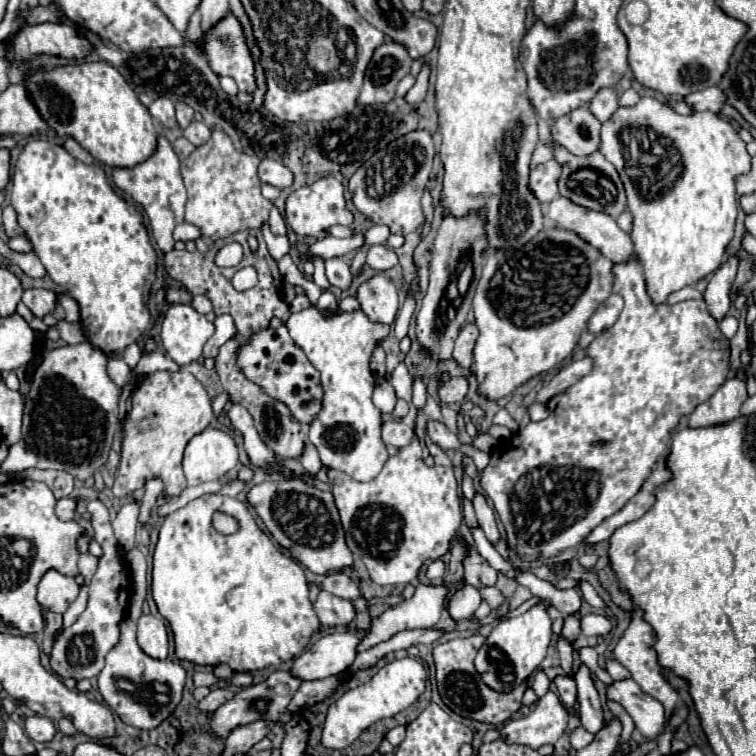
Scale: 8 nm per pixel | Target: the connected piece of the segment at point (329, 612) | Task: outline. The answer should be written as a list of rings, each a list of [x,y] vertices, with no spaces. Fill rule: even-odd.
[[[320,589],[320,593],[318,593],[314,611],[322,625],[348,625],[354,619],[352,603],[346,599],[340,599],[324,589]]]

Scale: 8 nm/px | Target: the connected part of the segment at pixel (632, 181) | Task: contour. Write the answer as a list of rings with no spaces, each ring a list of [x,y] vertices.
[[[642,97],[634,107],[618,107],[616,113],[602,123],[600,137],[600,153],[616,167],[626,187],[628,209],[632,213],[630,235],[644,267],[648,295],[654,303],[664,303],[668,293],[694,285],[720,267],[724,251],[734,237],[738,213],[736,177],[750,171],[752,157],[736,127],[722,115],[710,111],[678,115],[654,97]]]

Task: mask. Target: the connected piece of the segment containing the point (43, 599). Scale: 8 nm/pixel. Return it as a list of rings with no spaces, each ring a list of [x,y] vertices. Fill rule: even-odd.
[[[48,569],[44,577],[38,583],[38,603],[46,611],[64,613],[68,605],[78,597],[80,585],[74,581],[74,577],[62,575],[54,569]]]

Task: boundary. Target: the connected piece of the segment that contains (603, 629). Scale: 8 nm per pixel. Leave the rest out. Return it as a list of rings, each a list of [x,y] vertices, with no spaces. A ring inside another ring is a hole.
[[[584,615],[580,619],[580,627],[582,627],[582,633],[584,635],[604,635],[604,633],[609,633],[612,624],[604,615]]]

